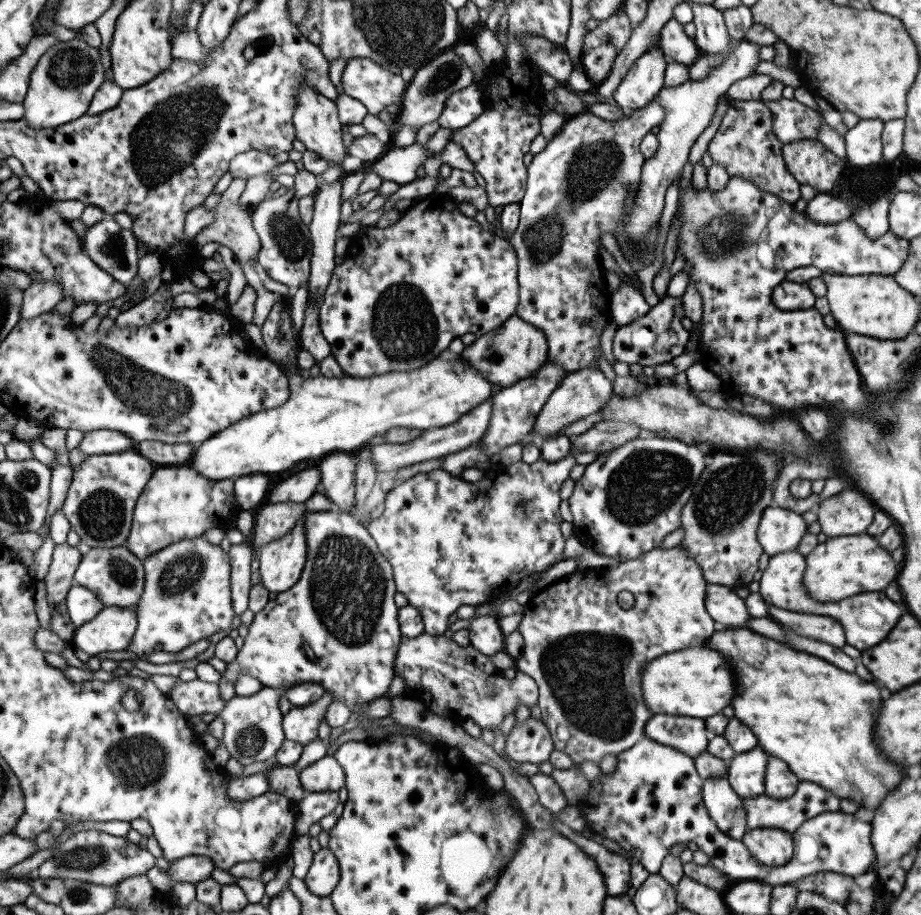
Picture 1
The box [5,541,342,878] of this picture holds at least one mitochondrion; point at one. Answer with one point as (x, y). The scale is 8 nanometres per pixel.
(141, 761)

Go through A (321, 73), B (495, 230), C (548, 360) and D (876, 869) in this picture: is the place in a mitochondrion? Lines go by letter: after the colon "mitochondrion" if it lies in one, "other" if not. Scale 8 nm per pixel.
A: other
B: other
C: other
D: other

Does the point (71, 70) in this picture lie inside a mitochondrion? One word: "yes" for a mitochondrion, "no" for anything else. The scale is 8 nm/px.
yes

